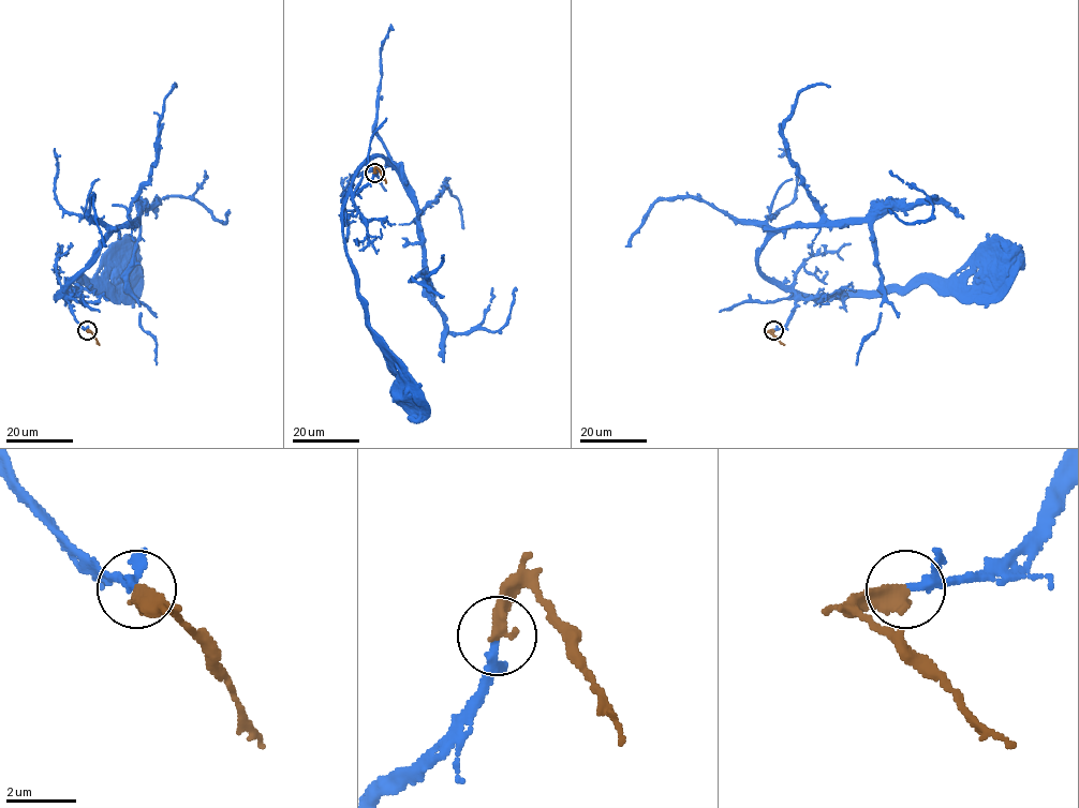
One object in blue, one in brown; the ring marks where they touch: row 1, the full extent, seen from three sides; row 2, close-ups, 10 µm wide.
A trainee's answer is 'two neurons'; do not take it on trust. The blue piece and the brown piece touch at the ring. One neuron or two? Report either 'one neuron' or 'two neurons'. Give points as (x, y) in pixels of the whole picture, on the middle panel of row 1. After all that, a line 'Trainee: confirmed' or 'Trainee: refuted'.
one neuron
Trainee: refuted

